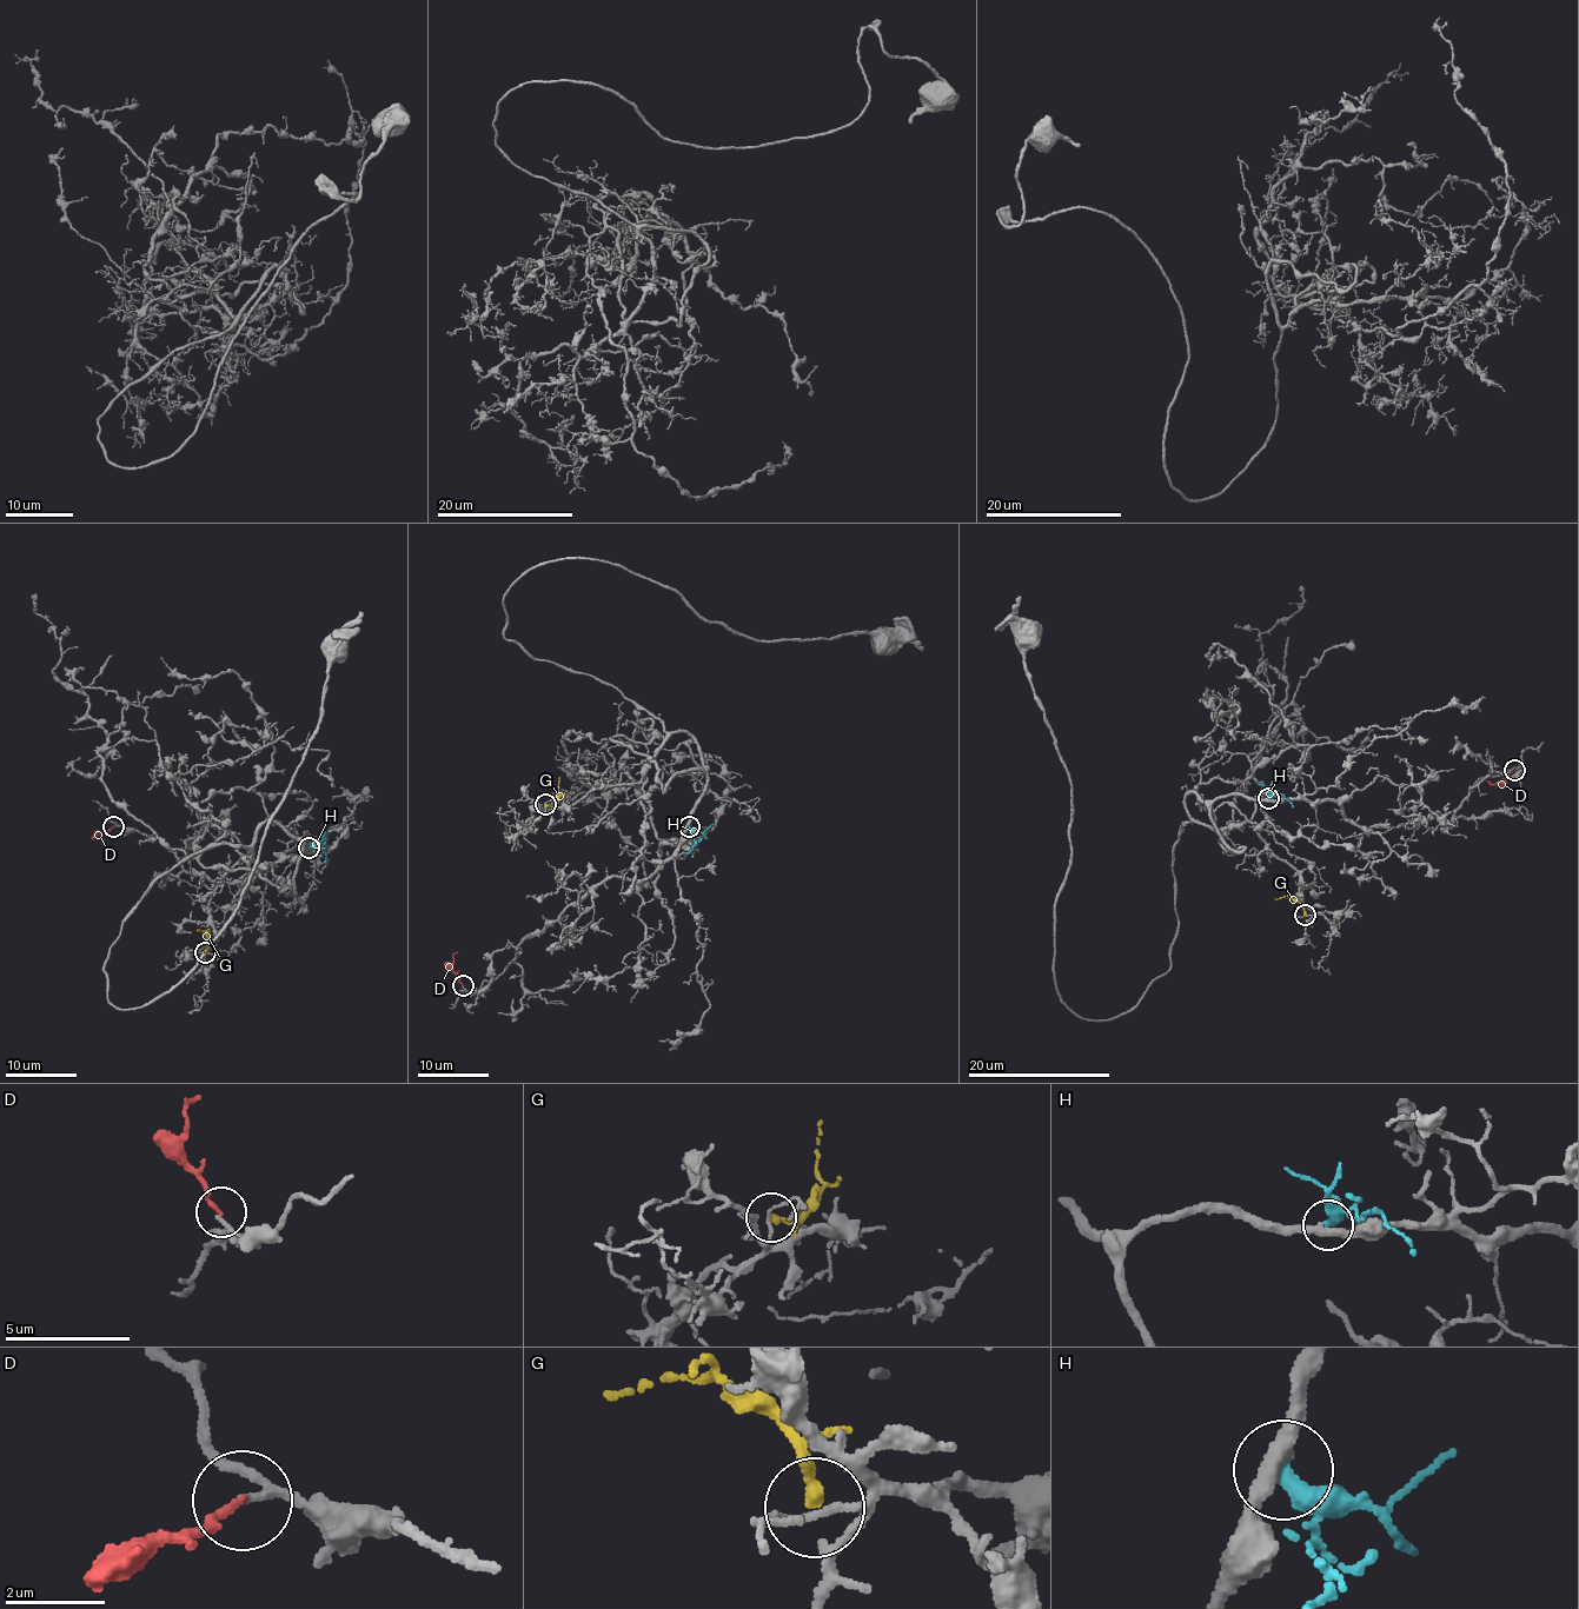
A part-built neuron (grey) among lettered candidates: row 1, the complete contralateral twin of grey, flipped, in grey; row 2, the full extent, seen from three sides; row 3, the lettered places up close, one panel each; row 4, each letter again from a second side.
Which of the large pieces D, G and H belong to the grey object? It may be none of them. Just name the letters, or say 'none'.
none

